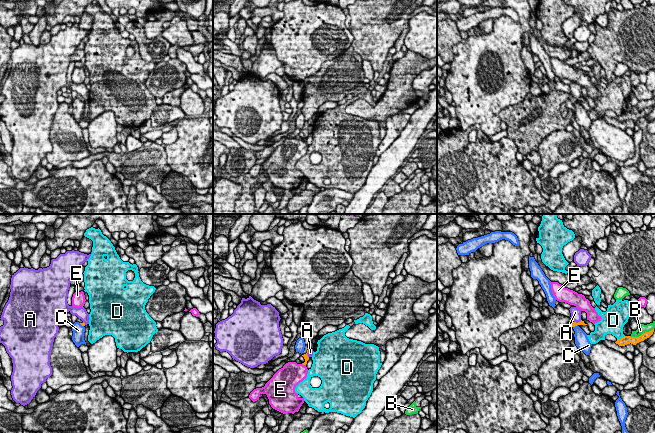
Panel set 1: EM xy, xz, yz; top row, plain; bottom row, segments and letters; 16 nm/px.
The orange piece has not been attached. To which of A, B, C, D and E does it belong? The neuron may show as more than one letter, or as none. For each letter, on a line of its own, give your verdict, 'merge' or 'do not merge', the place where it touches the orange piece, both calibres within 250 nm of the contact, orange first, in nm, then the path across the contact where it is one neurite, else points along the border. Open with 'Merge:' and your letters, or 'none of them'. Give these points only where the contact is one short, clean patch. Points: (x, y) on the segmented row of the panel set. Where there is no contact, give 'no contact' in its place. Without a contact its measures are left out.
Merge: none of them
A: do not merge | xz (307, 352) | 70/100 nm | along xz (309, 349), (308, 357)
B: do not merge | yz (642, 334) | 130/140 nm
C: do not merge | yz (575, 325) | 70/220 nm | along yz (577, 324), (573, 327)
D: do not merge | yz (621, 338) | 140/300 nm | along yz (624, 335), (617, 339)
E: do not merge | xz (304, 364) | 70/360 nm

